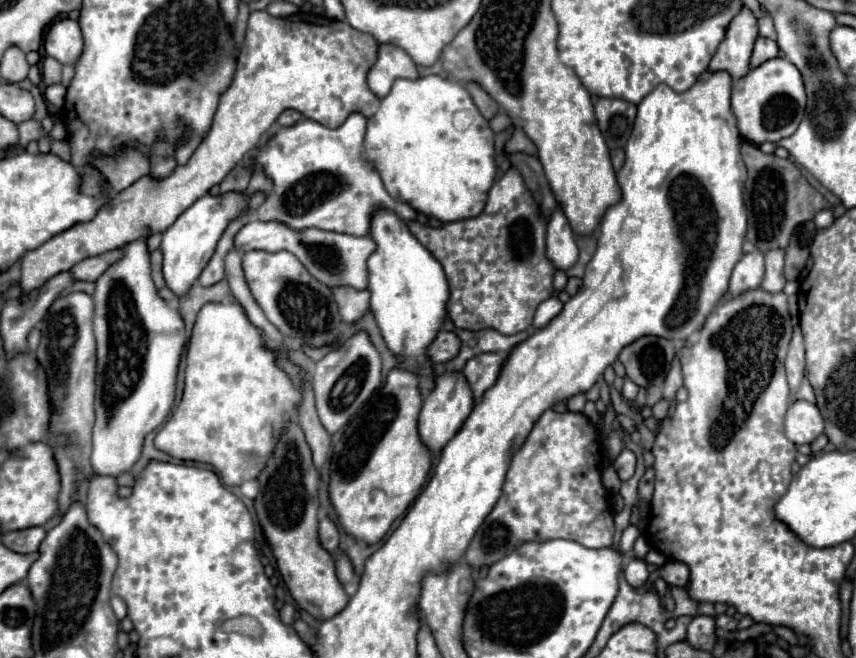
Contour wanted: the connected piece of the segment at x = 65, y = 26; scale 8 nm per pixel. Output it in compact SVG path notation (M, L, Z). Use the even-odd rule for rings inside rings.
M64 18L54 22L44 40L44 50L48 56L56 58L60 64L76 64L78 56L82 54L82 30L78 22Z

